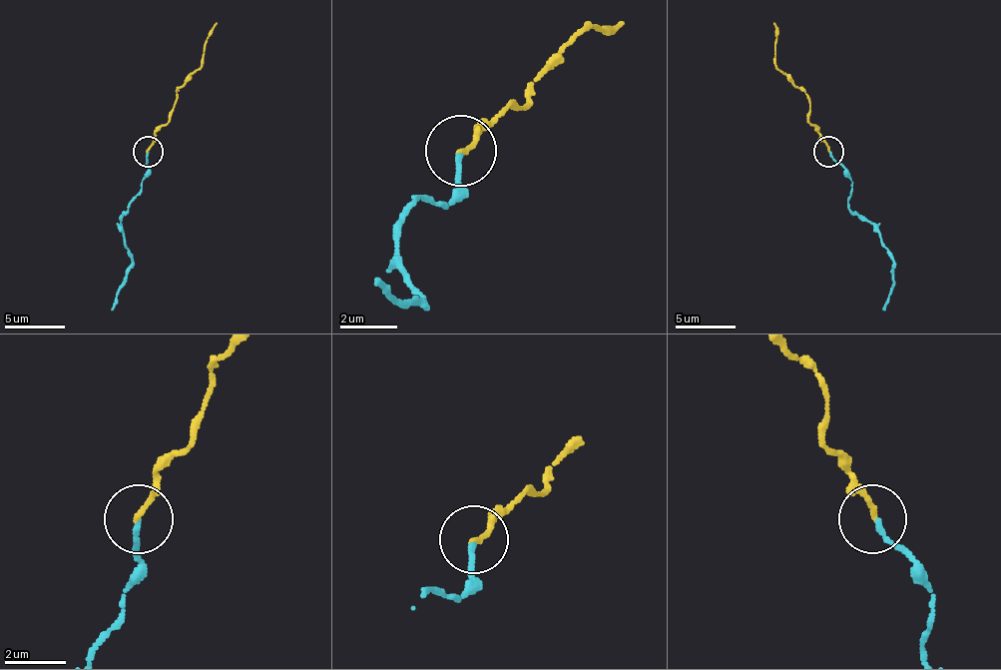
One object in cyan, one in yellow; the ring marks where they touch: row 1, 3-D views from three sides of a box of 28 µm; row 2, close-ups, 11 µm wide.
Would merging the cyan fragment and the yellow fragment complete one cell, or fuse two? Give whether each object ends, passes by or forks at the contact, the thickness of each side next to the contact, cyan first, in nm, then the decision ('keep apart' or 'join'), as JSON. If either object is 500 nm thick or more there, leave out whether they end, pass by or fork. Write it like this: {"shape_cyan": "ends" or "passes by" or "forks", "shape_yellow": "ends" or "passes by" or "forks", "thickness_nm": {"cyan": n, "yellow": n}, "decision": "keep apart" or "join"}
{"shape_cyan": "ends", "shape_yellow": "ends", "thickness_nm": {"cyan": 160, "yellow": 160}, "decision": "join"}

